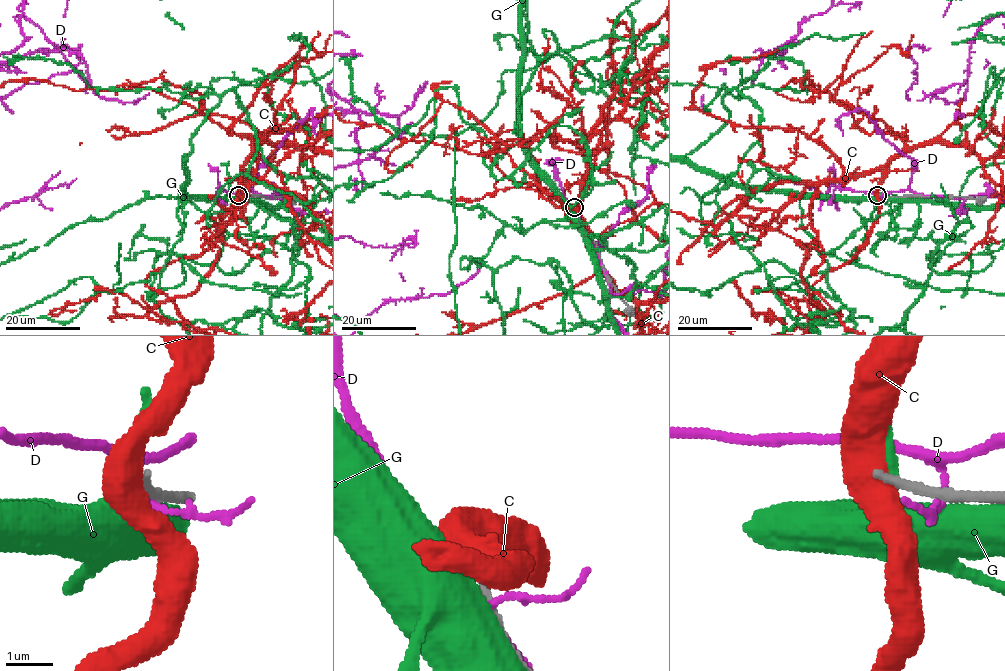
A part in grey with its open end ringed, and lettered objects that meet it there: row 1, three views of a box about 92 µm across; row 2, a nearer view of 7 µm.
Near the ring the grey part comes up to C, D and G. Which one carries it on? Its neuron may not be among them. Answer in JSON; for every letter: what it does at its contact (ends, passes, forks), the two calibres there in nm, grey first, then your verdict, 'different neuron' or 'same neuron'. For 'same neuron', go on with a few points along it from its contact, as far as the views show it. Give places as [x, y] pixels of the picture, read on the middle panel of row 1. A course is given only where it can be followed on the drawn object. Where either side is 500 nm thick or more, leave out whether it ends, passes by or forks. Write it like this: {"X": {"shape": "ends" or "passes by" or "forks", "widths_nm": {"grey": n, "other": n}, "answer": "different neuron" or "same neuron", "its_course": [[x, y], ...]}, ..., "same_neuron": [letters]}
{"C": {"widths_nm": {"grey": 200, "other": 550}, "answer": "different neuron"}, "D": {"shape": "passes by", "widths_nm": {"grey": 200, "other": 110}, "answer": "different neuron"}, "G": {"shape": "passes by", "widths_nm": {"grey": 200, "other": 260}, "answer": "different neuron"}, "same_neuron": []}

